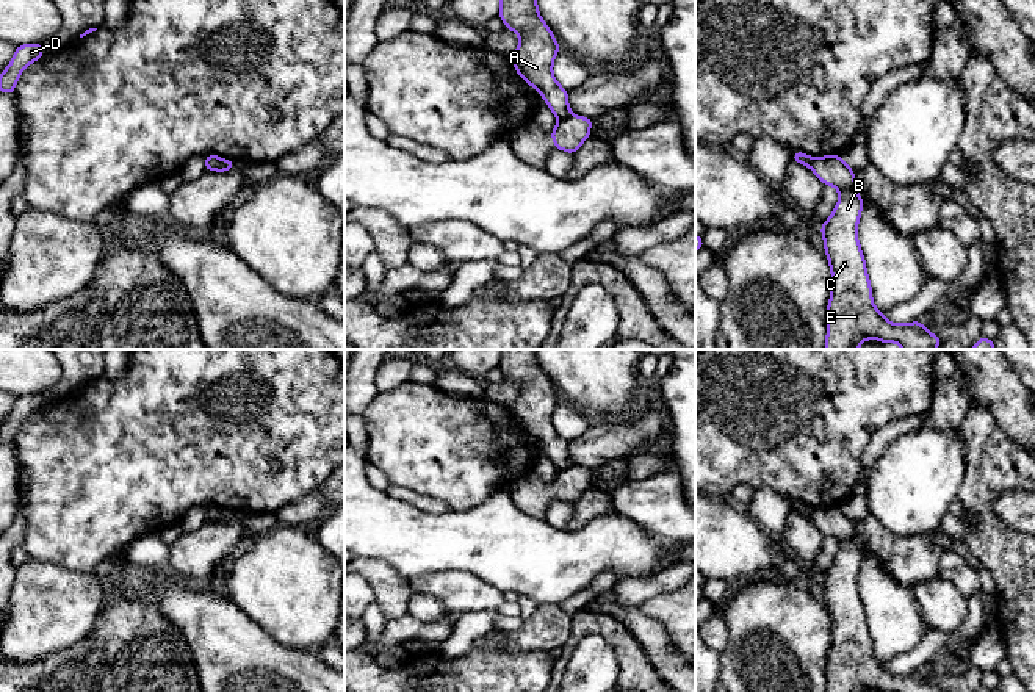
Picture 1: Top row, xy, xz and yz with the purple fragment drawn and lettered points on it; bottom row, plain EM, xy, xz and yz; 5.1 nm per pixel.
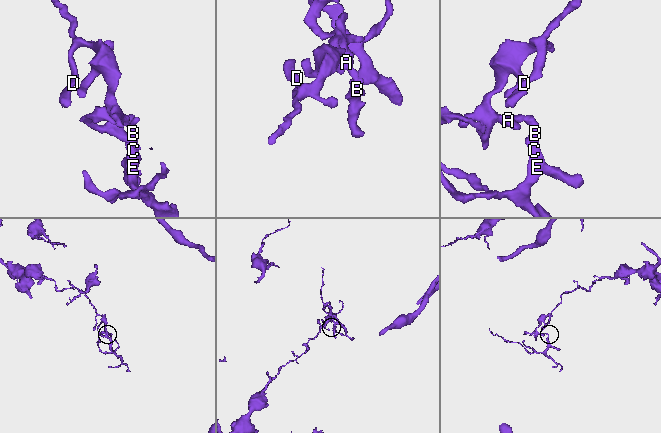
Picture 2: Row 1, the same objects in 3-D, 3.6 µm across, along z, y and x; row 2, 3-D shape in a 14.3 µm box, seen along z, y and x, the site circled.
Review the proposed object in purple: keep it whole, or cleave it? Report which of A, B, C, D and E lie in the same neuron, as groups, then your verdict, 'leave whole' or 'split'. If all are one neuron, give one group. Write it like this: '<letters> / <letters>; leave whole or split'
A D / B C E; split

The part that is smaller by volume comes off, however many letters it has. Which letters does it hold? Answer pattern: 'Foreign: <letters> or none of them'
Foreign: B, C, E

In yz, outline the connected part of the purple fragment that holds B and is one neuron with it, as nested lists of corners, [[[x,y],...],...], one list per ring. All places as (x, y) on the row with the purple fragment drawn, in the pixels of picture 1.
[[[838,155],[814,158],[813,172],[824,185],[839,191],[839,200],[831,216],[822,224],[825,255],[831,269],[831,294],[827,307],[825,349],[858,349],[864,340],[877,338],[882,343],[897,343],[903,349],[936,349],[941,338],[930,333],[922,321],[894,324],[872,302],[872,287],[866,261],[860,247],[856,227],[863,210],[863,197],[855,191],[858,185],[852,168]]]

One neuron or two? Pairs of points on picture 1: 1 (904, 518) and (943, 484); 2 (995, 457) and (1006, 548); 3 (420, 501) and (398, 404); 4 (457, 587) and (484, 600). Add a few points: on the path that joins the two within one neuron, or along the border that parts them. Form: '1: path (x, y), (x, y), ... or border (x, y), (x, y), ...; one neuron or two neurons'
1: path (913, 509), (934, 489); one neuron
2: path (985, 479), (984, 526); one neuron
3: border (390, 482), (442, 500), (450, 508); two neurons
4: path (464, 592), (478, 595); one neuron

